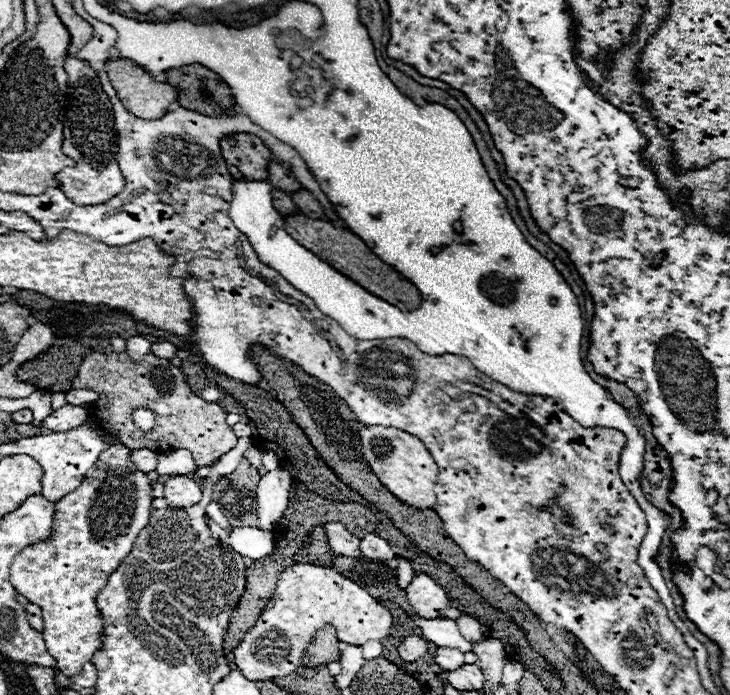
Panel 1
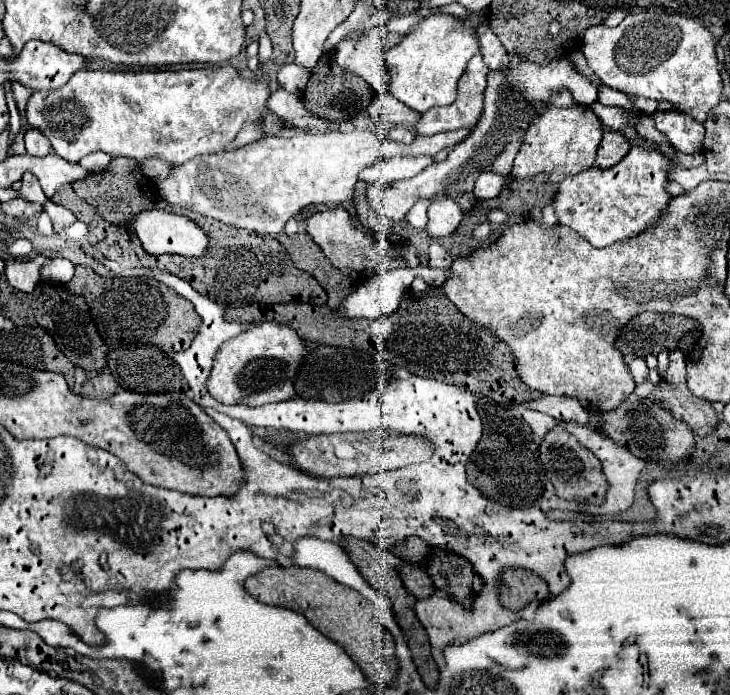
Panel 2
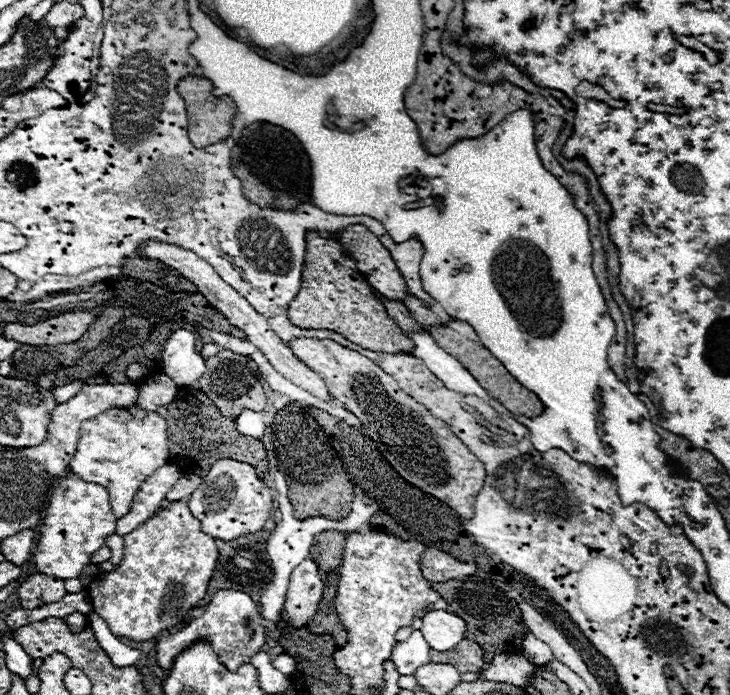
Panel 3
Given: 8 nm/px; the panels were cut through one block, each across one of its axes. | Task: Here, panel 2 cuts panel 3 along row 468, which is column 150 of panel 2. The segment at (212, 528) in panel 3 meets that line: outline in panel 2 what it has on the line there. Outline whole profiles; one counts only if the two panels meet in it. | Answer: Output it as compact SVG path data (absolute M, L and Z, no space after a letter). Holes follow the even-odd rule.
M144 210L144 212L140 212L130 222L130 230L140 240L144 252L148 252L152 256L180 254L180 256L186 256L186 258L196 258L196 256L204 256L206 248L208 248L208 236L194 220L190 220L188 216L170 214L170 212L164 212L164 210Z

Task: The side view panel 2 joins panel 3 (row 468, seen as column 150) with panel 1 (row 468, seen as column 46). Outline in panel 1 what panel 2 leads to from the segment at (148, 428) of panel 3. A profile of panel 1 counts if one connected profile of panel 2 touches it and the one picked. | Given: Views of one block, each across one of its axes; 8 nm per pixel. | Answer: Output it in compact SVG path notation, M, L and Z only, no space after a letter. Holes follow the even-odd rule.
M86 418L84 424L92 428L100 438L104 438L108 448L100 452L96 464L92 466L92 470L88 470L82 486L78 486L72 494L64 496L60 502L56 502L54 538L48 542L38 542L28 550L22 550L14 558L10 568L10 582L16 588L16 592L26 596L28 602L40 606L44 616L42 634L44 634L46 648L56 658L58 670L62 670L66 676L80 674L82 666L90 662L92 654L102 646L100 642L102 620L96 608L96 596L106 586L108 576L120 566L120 562L132 550L134 540L138 538L138 532L148 524L148 518L152 512L152 482L142 470L138 470L130 462L132 450L124 446L118 438L114 438L108 430L104 430L98 418Z

